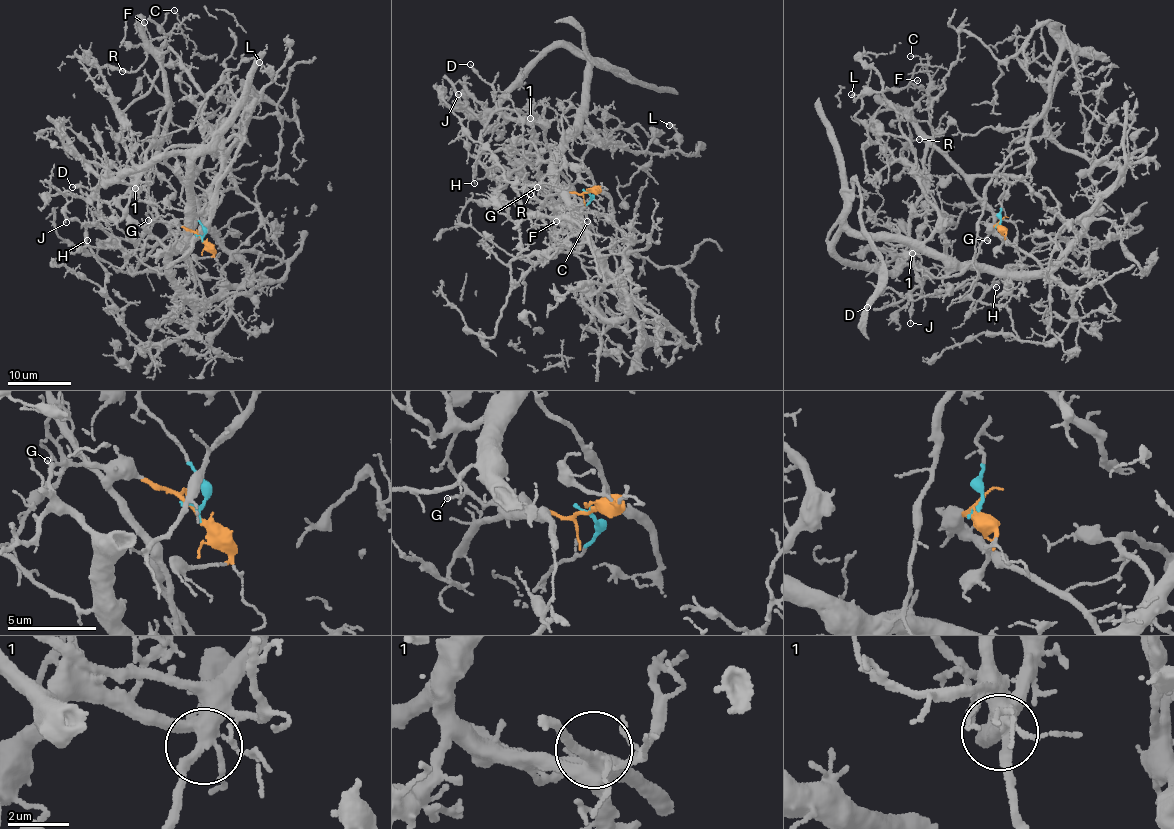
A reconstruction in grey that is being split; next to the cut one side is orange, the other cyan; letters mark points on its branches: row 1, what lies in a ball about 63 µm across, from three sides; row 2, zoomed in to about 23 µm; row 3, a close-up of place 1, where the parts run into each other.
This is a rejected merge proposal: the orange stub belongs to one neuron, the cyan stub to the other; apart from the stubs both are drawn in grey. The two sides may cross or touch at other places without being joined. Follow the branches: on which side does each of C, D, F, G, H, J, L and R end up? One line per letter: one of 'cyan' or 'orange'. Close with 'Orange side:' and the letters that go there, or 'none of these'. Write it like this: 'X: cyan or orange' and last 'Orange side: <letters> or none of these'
C: cyan
D: cyan
F: cyan
G: orange
H: cyan
J: orange
L: orange
R: cyan
Orange side: G, J, L

